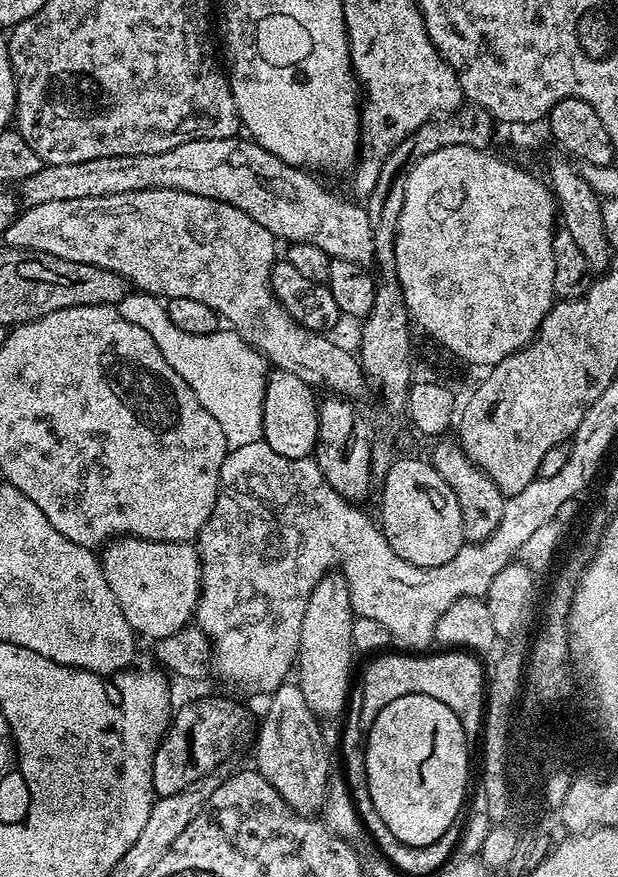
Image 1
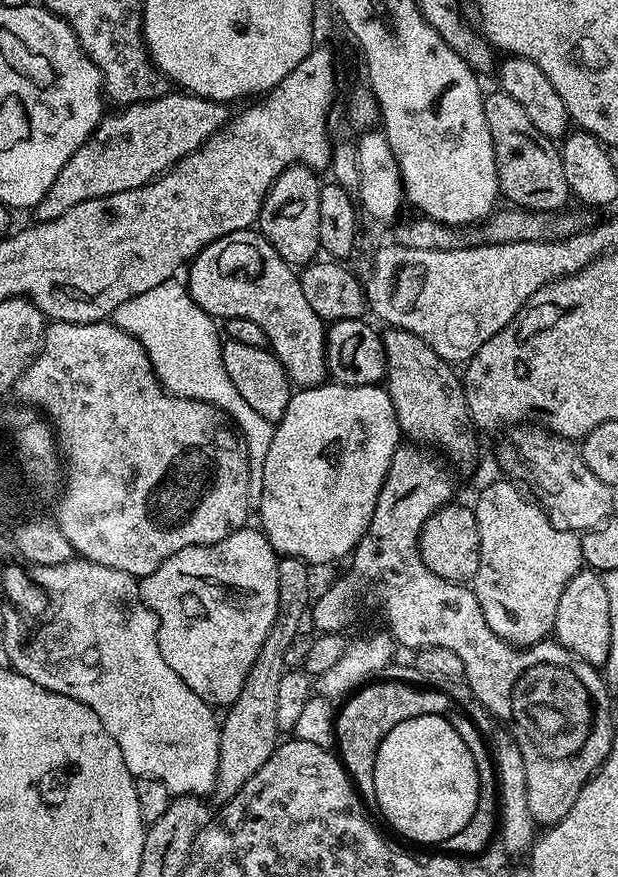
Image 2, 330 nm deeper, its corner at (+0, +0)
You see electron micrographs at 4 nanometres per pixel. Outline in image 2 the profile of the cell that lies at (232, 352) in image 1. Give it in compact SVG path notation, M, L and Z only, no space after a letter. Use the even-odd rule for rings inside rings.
M175 279L167 280L165 284L154 286L154 290L146 290L146 294L138 294L128 302L122 302L122 306L112 312L111 323L140 341L164 391L210 404L231 421L242 437L244 454L248 457L248 475L258 478L270 451L273 421L264 420L262 414L253 410L246 398L234 390L234 382L230 382L220 358L222 336L216 333L217 321L190 299L183 283L176 283Z

